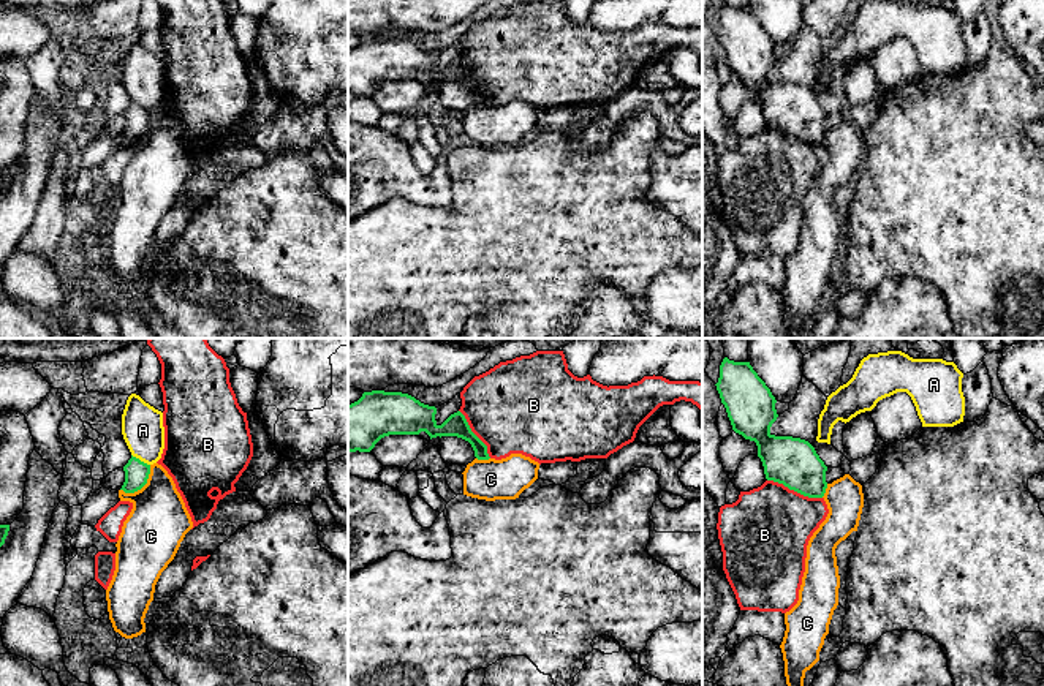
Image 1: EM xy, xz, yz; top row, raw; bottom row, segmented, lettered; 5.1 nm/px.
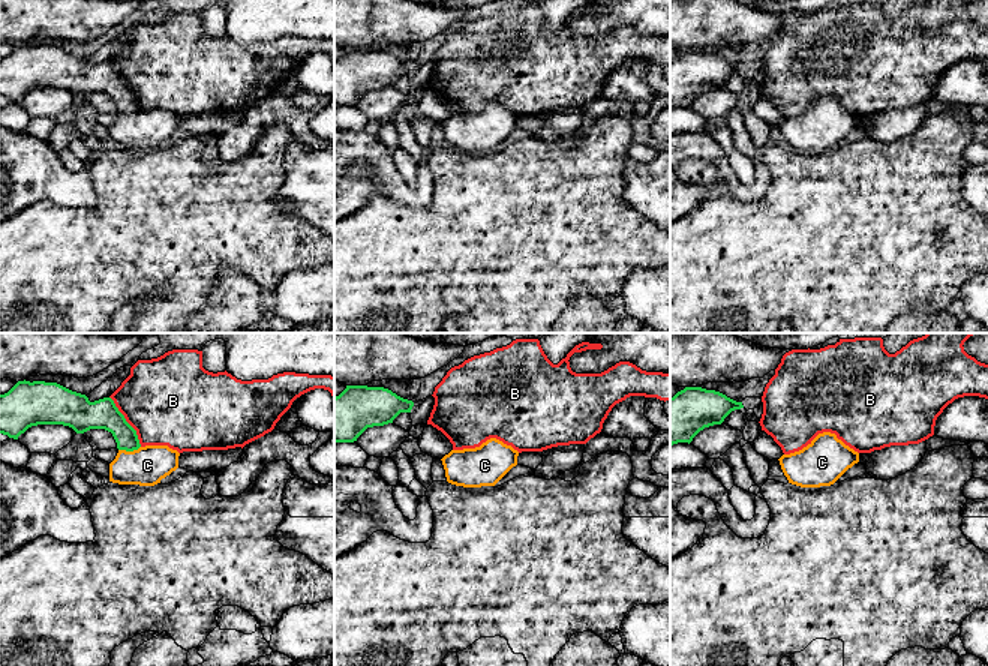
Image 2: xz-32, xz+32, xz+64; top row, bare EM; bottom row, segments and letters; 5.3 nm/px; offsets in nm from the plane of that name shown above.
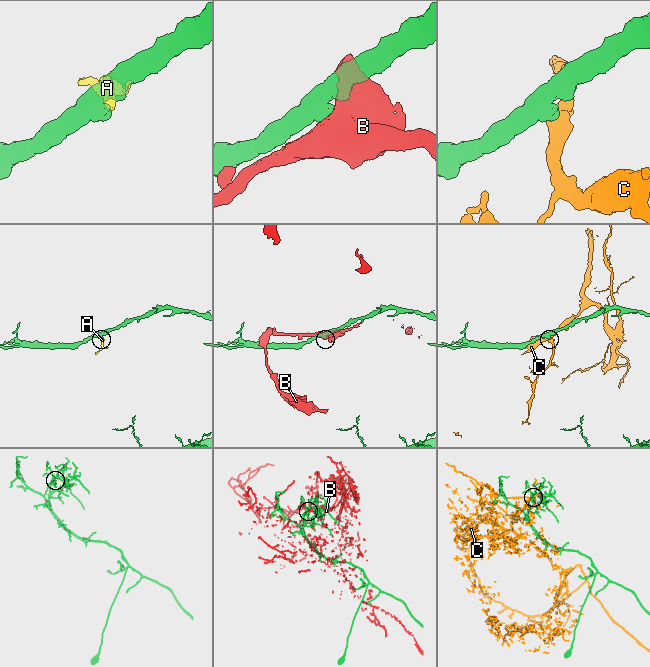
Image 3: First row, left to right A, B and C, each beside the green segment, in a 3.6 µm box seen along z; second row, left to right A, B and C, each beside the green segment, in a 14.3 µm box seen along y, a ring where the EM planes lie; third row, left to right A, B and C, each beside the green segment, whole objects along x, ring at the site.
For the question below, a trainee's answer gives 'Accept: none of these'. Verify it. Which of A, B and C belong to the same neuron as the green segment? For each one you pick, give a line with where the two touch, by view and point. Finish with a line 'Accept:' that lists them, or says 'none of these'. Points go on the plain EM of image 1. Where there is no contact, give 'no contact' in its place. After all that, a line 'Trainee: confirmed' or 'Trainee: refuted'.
Accept: none of these
Trainee: confirmed

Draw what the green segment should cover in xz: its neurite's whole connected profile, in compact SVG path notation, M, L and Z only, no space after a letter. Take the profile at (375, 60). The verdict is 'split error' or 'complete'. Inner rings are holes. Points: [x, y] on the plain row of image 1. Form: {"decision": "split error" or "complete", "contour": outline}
{"decision": "complete", "contour": "M372 36L348 51L348 98L370 98L375 90L389 81L419 81L426 77L430 85L437 82L457 82L468 87L478 106L489 106L487 92L471 77L465 62L457 57L451 60L441 71L435 66L437 54L416 46L402 38Z"}

